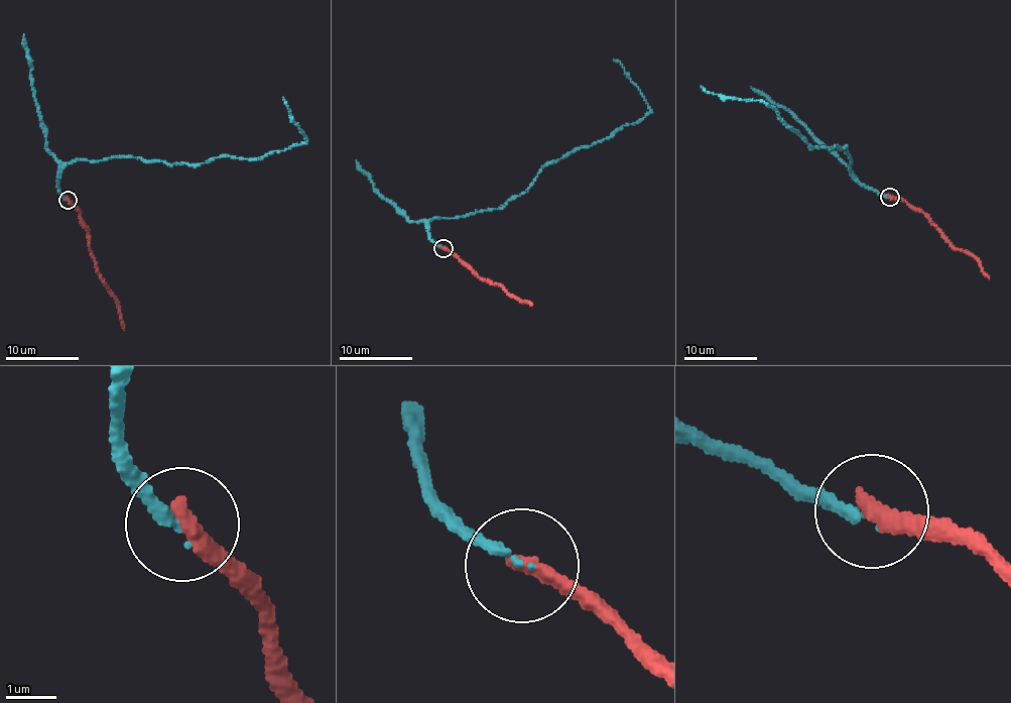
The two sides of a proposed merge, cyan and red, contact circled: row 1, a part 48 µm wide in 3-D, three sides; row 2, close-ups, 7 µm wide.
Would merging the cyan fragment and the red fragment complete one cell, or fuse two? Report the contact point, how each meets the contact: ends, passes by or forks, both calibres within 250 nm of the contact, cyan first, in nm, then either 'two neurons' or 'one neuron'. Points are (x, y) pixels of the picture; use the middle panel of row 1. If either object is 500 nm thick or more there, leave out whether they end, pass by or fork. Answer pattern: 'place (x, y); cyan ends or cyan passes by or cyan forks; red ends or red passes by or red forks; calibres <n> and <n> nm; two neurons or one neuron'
place (443, 248); cyan ends; red ends; calibres 180 and 360 nm; one neuron

